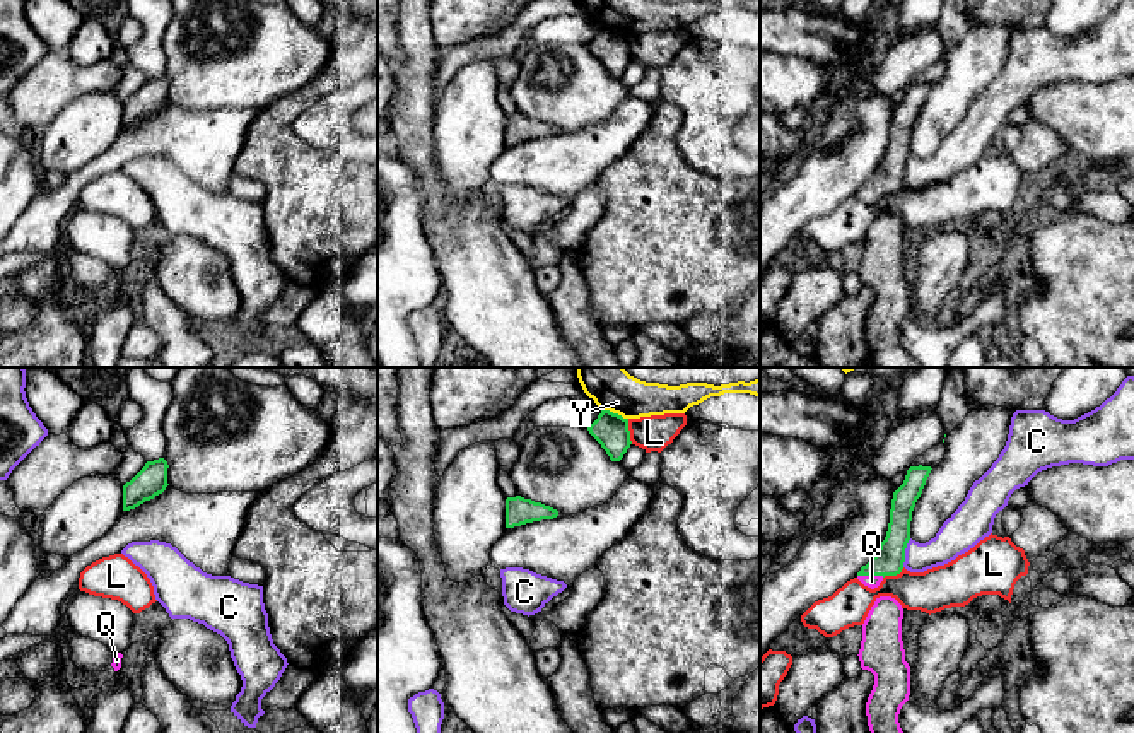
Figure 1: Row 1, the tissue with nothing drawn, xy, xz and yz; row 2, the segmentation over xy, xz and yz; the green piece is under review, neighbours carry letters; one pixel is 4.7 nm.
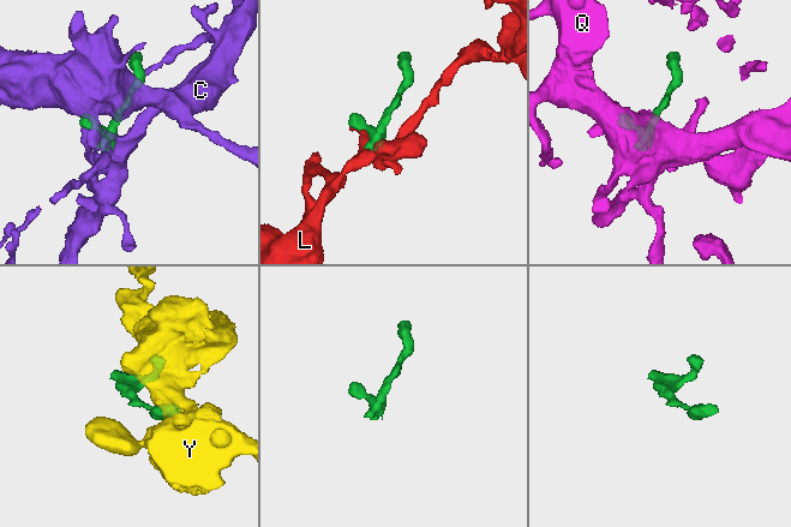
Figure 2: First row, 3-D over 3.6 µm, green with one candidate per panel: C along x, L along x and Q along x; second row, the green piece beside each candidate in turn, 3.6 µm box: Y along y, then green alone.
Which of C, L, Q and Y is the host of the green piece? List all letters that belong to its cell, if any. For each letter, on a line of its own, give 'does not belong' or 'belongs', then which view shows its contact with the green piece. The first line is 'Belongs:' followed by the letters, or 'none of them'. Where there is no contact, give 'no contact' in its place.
Belongs: Q
C: does not belong; meets green in yz
L: does not belong; meets green in xz
Q: belongs; meets green in yz
Y: does not belong; meets green in xz

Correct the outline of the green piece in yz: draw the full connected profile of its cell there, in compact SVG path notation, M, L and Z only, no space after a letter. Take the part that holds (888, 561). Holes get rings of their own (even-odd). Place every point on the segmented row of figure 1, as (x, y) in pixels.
M910 466L903 484L893 492L890 523L885 540L874 557L861 567L857 579L874 589L885 576L897 576L903 569L905 548L910 540L912 511L922 494L931 466Z

